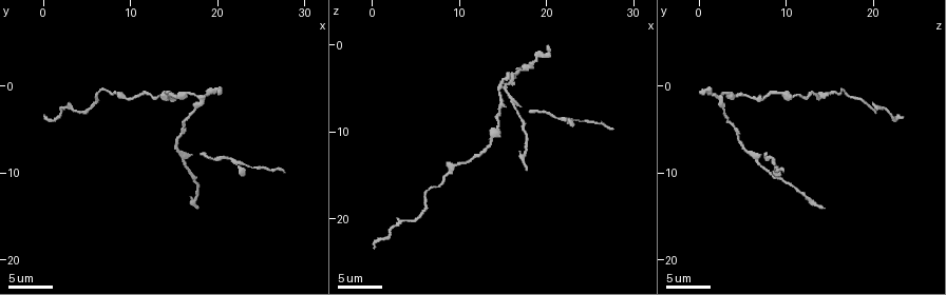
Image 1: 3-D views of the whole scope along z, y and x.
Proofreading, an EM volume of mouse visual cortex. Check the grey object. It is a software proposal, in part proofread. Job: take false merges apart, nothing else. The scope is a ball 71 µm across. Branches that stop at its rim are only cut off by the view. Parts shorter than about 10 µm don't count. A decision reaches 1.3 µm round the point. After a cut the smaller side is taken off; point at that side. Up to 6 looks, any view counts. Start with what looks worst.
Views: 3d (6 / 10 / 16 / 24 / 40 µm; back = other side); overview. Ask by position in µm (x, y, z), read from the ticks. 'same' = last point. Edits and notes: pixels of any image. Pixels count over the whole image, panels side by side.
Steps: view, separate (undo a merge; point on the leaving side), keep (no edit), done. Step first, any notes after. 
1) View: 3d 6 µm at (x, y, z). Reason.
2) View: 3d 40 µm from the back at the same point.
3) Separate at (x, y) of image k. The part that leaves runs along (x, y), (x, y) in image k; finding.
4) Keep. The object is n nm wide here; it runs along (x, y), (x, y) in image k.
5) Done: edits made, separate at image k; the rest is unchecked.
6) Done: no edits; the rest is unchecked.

View: 3d 6 µm at (13.4, 1.0, 11.2). Thick turns thin.

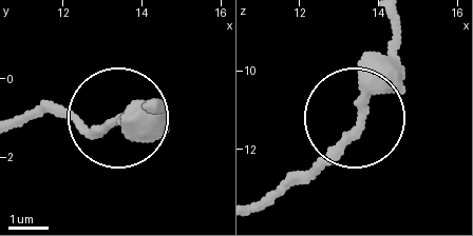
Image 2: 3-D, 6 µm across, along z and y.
Keep. The object is 300 nm wide here; it runs along (154, 109), (84, 129), (26, 118) in image 2; continuous, no second cell.

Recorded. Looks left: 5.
View: 3d 16 µm at (8.4, 0.8, 15.6). Calibre changes.

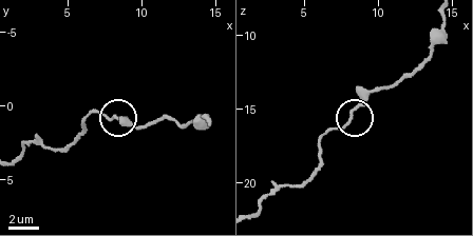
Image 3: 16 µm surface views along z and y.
Keep. The object is 200 nm wide here; it runs along (209, 122), (134, 124), (86, 116) in image 3; all the same cell.

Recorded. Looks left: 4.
View: 3d 10 µm at (22.0, 8.6, 8.4). Calibre changes.

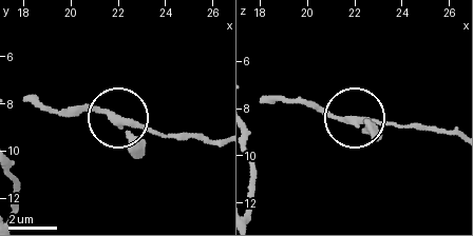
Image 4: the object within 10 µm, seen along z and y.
Keep. Continuous, no second cell.

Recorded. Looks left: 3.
Done: no edits; the rest is unchecked.

